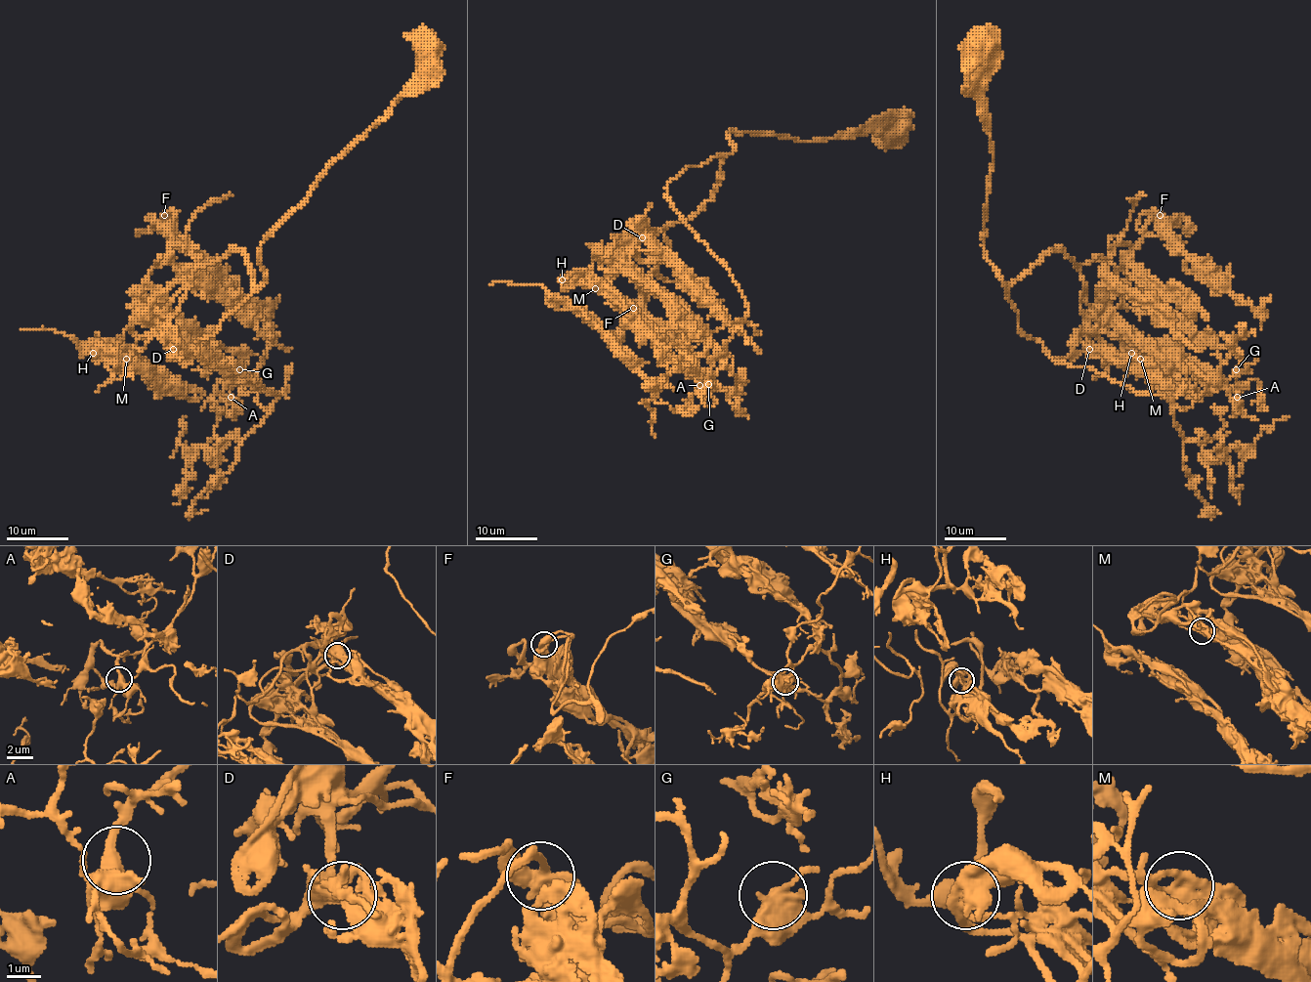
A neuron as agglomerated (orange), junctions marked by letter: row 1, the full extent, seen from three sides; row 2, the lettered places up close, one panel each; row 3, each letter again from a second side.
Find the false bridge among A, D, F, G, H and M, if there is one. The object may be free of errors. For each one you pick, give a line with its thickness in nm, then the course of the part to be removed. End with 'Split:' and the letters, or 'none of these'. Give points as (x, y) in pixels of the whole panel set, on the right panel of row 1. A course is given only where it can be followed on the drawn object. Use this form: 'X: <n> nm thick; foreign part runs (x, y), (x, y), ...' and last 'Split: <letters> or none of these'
Split: none of these

